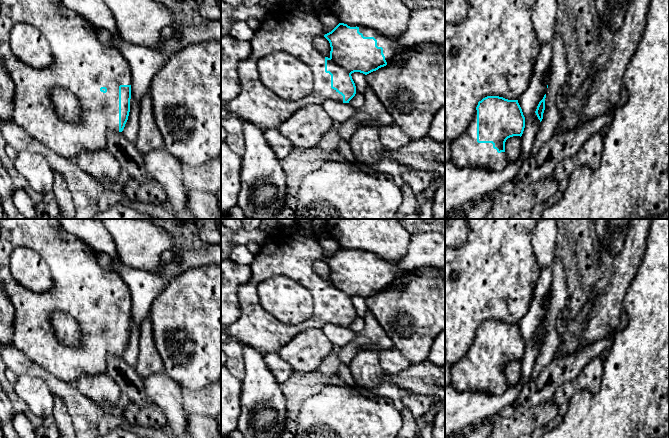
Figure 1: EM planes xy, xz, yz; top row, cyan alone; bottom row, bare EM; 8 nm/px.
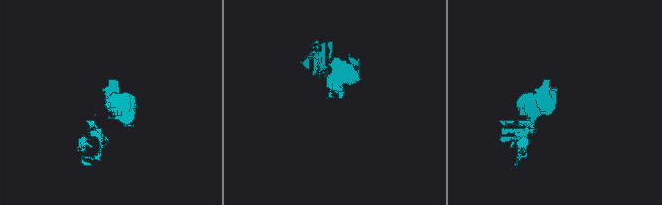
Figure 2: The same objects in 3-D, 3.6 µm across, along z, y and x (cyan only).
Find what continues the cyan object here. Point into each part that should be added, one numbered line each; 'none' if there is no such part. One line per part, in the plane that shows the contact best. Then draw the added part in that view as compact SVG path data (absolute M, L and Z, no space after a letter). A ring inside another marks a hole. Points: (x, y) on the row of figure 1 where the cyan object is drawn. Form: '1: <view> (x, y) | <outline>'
1: yz (465, 150) | M477 110L469 126L451 141L451 158L459 168L481 168L502 171L508 164L506 152L498 153L492 143L477 142Z

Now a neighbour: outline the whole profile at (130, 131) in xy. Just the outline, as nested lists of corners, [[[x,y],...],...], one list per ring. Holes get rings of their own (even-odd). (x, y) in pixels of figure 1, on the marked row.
[[[131,94],[130,112],[128,120],[122,131],[123,135],[131,142],[136,143],[139,129],[140,102]]]

